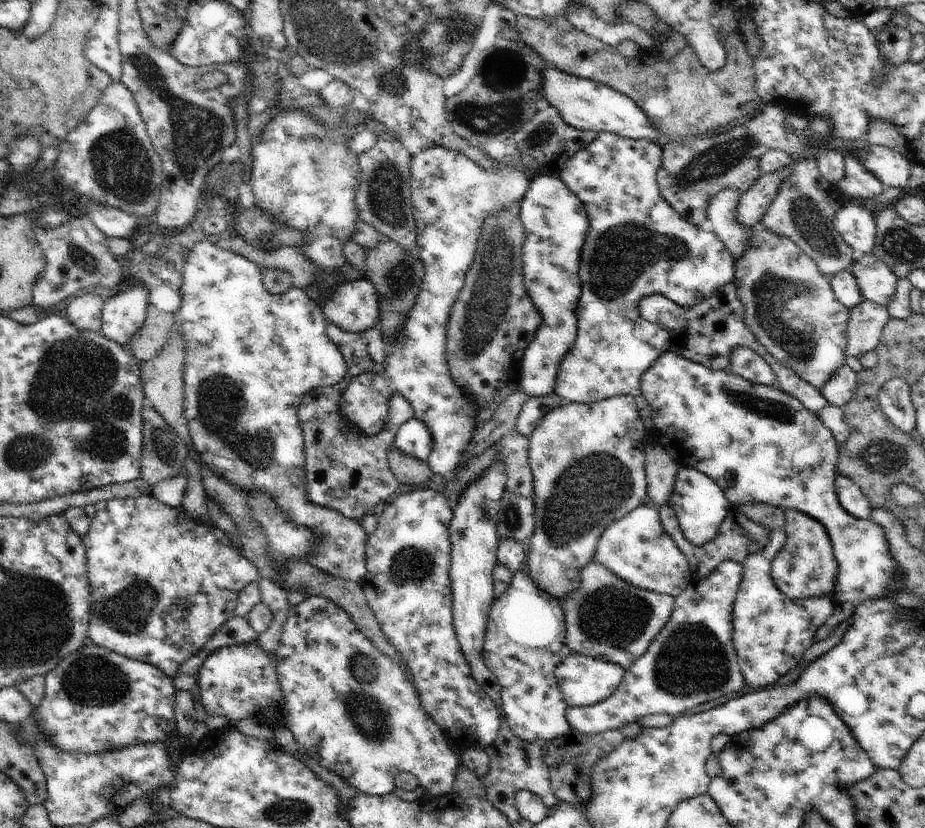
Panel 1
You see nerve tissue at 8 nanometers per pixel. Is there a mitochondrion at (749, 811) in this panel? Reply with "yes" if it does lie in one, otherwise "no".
no

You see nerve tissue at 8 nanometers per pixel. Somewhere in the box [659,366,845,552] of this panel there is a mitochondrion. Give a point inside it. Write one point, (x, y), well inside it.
(775, 411)

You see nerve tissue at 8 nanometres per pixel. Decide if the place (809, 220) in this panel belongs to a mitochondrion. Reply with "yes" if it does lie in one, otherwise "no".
yes

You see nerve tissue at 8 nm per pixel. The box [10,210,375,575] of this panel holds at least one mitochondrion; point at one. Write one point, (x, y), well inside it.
(75, 363)

